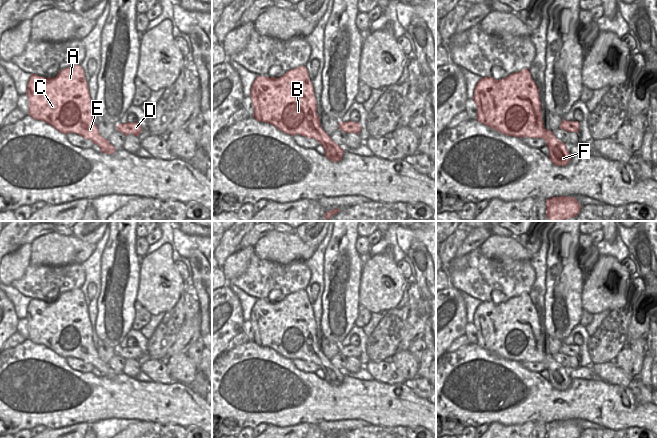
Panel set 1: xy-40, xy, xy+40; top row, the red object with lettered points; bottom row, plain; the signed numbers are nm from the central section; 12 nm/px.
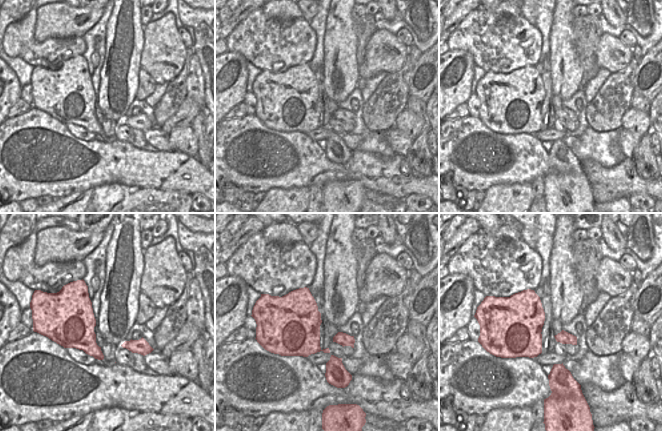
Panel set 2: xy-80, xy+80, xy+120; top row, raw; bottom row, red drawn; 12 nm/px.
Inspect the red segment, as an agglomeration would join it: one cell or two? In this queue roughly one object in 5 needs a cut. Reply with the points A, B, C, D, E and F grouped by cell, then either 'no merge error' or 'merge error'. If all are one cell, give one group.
A B C D E F | no merge error

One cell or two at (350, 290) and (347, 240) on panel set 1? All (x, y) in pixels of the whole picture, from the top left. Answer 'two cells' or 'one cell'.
one cell

